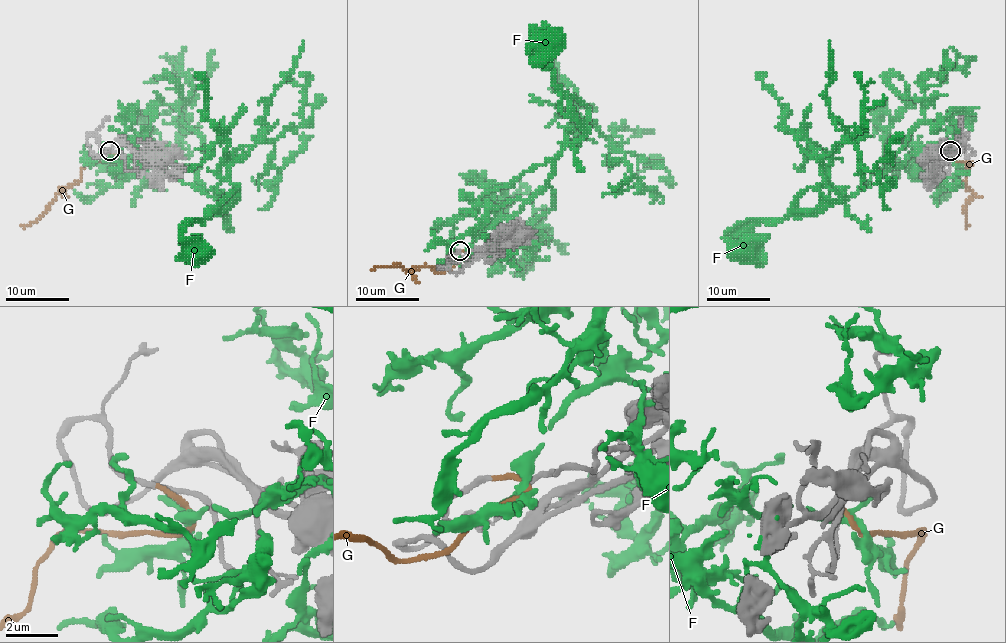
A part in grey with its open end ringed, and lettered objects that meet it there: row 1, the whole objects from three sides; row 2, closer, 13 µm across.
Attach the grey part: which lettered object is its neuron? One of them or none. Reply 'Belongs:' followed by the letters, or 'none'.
Belongs: G

